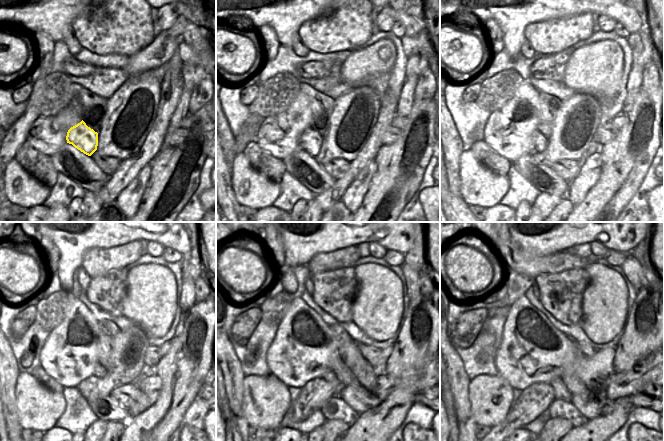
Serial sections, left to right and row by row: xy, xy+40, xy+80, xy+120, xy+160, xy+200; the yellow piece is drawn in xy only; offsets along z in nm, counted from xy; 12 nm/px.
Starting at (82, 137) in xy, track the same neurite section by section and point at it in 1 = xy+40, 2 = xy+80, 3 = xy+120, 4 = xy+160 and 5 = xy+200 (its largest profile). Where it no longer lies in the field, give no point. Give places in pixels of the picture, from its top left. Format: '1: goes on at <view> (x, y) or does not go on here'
1: goes on at xy+40 (310, 140)
2: goes on at xy+80 (540, 142)
3: goes on at xy+120 (100, 371)
4: goes on at xy+160 (329, 375)
5: goes on at xy+200 (561, 392)

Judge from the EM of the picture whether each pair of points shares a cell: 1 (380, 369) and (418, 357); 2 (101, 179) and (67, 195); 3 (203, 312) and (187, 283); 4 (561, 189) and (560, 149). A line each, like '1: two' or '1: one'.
1: two
2: two
3: two
4: two

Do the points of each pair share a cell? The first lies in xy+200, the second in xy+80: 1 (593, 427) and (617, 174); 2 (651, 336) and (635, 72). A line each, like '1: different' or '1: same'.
1: same
2: different

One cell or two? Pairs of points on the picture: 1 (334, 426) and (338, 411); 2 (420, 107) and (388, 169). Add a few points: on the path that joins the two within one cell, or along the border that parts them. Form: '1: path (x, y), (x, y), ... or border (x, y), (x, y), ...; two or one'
1: border (326, 419), (341, 419), (350, 425); two
2: path (411, 122), (403, 141), (401, 154); one

